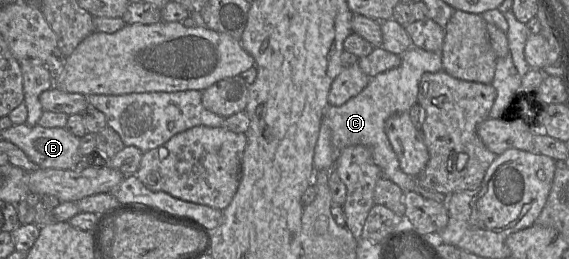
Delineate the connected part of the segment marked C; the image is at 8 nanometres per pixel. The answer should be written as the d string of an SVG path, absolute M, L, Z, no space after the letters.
M410 47L407 51L405 51L401 55L401 63L398 67L390 69L390 70L385 71L385 72L382 72L380 74L377 74L375 77L370 78L367 86L362 91L360 91L357 95L355 95L354 97L347 100L342 105L339 105L339 106L331 106L330 105L330 106L328 106L323 113L322 122L325 123L331 130L331 142L332 142L332 145L333 145L333 147L334 147L334 149L337 153L340 152L345 147L352 146L352 145L367 146L371 150L374 163L380 168L380 170L382 172L382 177L387 178L388 180L397 184L403 190L403 192L414 191L415 193L421 195L424 198L432 199L432 200L436 200L436 201L442 201L443 203L445 203L445 207L446 207L447 196L420 187L417 184L417 181L416 181L415 177L409 176L401 170L398 157L397 157L396 153L394 152L394 150L393 150L393 148L392 148L392 146L391 146L391 144L388 140L388 137L385 133L385 122L391 115L396 114L396 113L400 113L400 112L409 112L410 108L414 104L417 103L418 86L419 86L419 82L420 82L420 79L421 79L422 75L426 72L435 73L435 72L439 72L441 70L443 70L443 66L442 66L442 60L441 60L441 53L440 52L432 52L432 51L426 51L426 50L417 48L417 47Z

